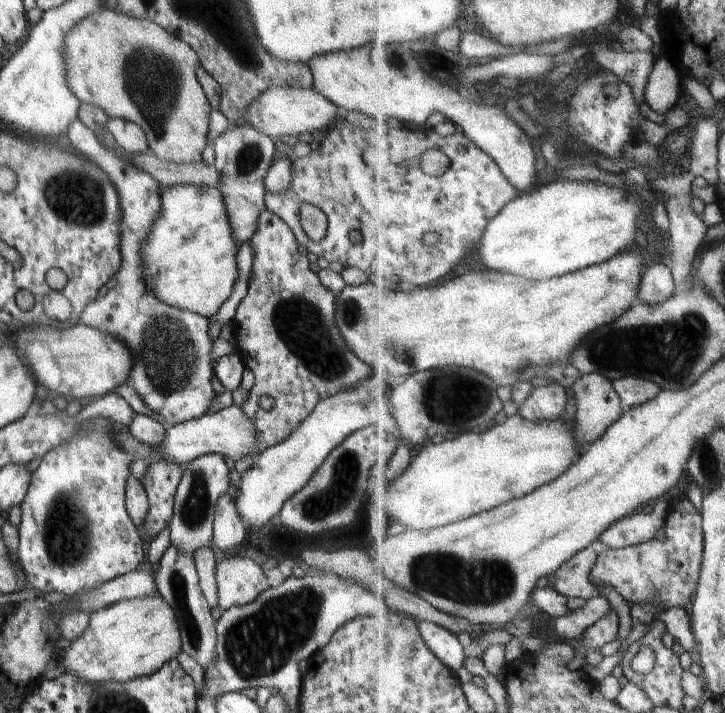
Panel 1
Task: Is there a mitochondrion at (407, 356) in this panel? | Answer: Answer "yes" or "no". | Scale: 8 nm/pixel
yes

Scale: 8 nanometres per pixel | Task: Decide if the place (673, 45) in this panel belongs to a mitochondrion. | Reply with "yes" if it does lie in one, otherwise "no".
no

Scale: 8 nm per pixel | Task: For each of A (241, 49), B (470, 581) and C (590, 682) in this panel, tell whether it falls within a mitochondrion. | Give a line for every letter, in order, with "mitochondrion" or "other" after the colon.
A: mitochondrion
B: mitochondrion
C: other

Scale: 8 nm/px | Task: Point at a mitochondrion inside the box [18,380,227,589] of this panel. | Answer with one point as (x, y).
(66, 530)

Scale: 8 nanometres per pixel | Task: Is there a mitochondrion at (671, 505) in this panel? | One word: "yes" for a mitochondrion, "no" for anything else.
no

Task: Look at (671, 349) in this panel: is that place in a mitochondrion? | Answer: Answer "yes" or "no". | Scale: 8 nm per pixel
yes

